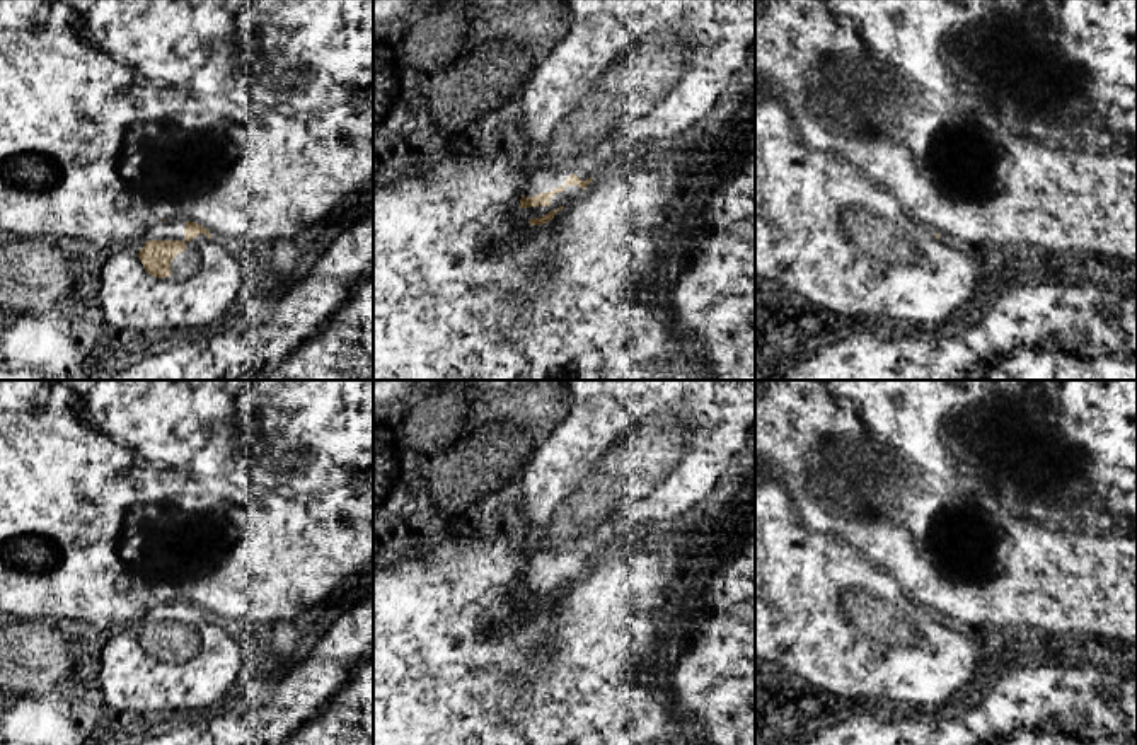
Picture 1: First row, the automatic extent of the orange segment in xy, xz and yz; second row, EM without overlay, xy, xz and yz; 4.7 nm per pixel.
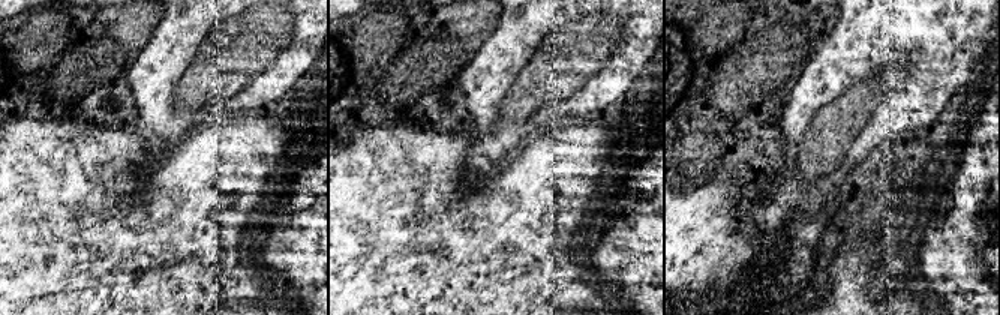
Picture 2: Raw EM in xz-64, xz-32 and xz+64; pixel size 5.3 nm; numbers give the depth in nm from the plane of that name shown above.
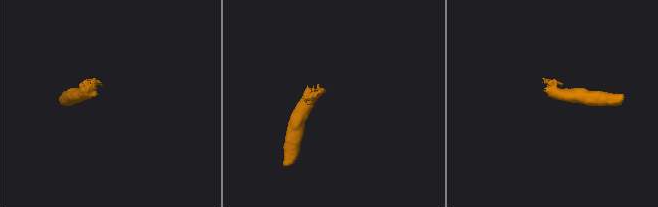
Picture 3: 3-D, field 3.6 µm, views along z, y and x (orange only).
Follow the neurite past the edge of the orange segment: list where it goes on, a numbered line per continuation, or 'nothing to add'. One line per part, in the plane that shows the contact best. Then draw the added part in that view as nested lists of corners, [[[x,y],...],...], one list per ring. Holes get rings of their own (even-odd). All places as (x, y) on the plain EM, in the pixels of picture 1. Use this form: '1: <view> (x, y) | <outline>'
1: xy (207, 662) | [[[165,600],[153,605],[140,622],[111,636],[92,667],[90,682],[101,690],[107,707],[124,711],[193,711],[205,709],[225,697],[245,667],[245,653],[222,626],[199,615],[191,624],[184,621],[186,602]],[[148,622],[184,622],[186,631],[172,644],[172,656],[155,660],[148,656],[138,639]]]

